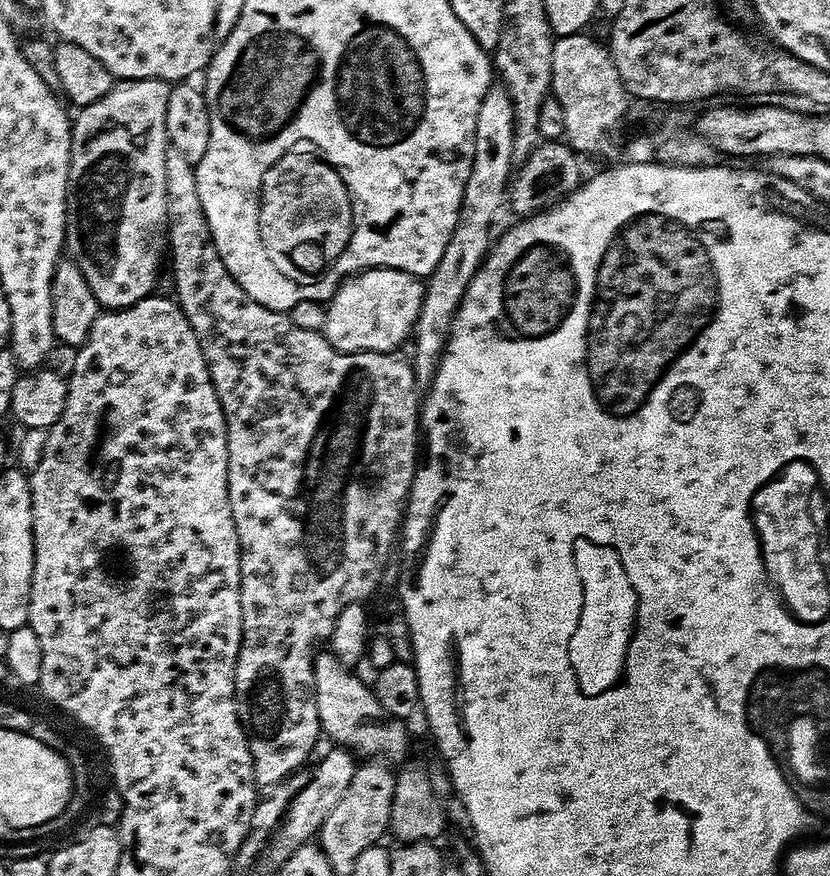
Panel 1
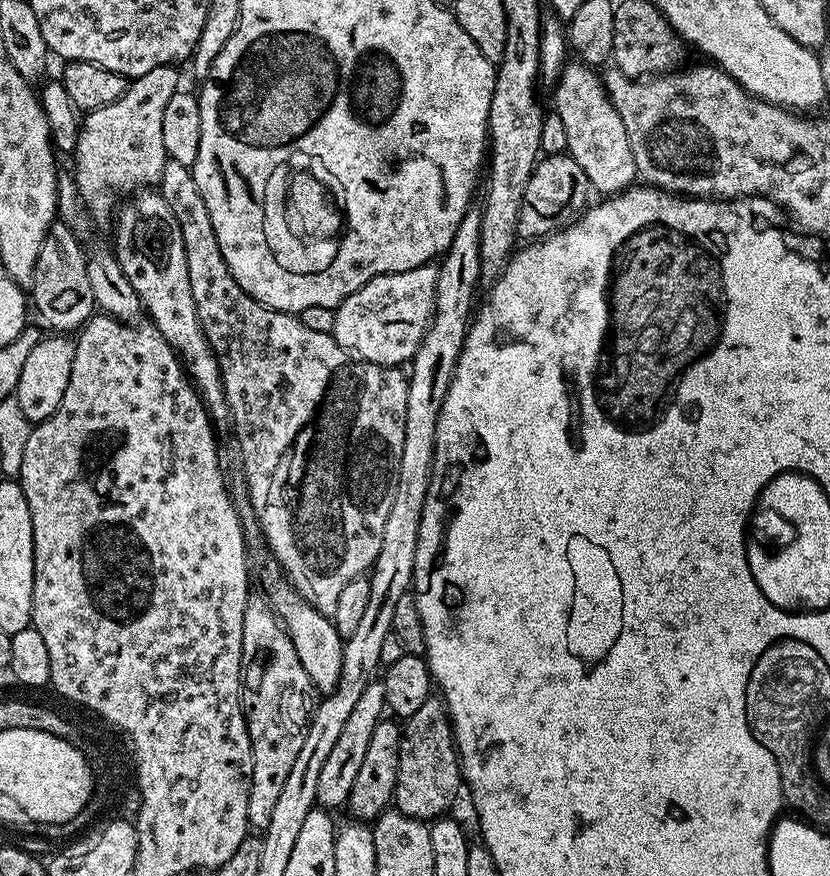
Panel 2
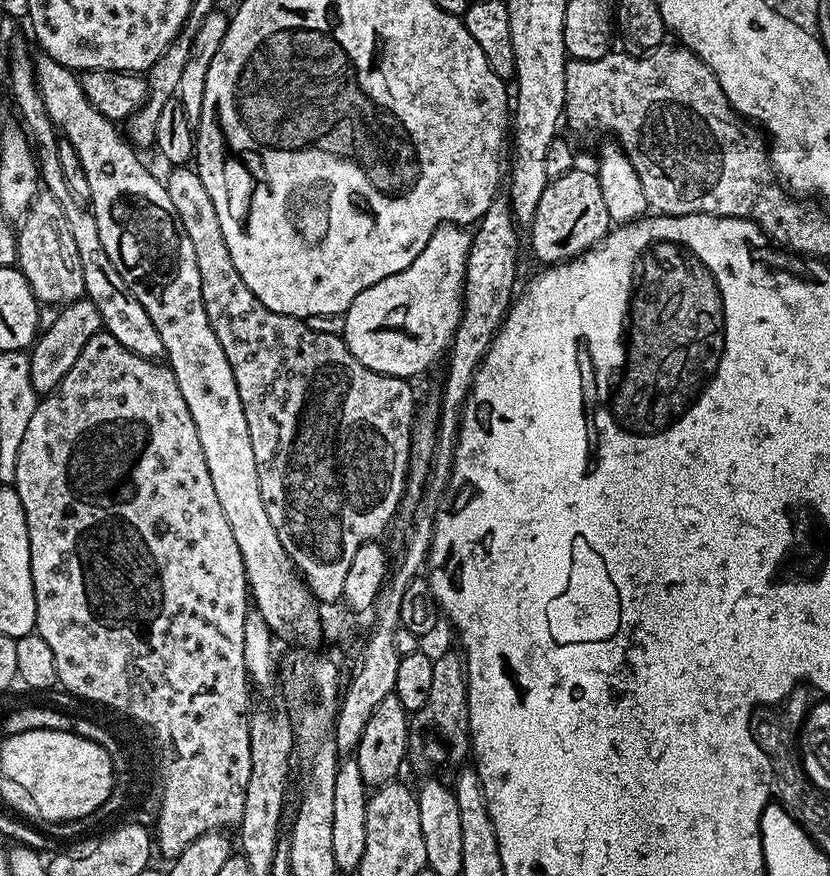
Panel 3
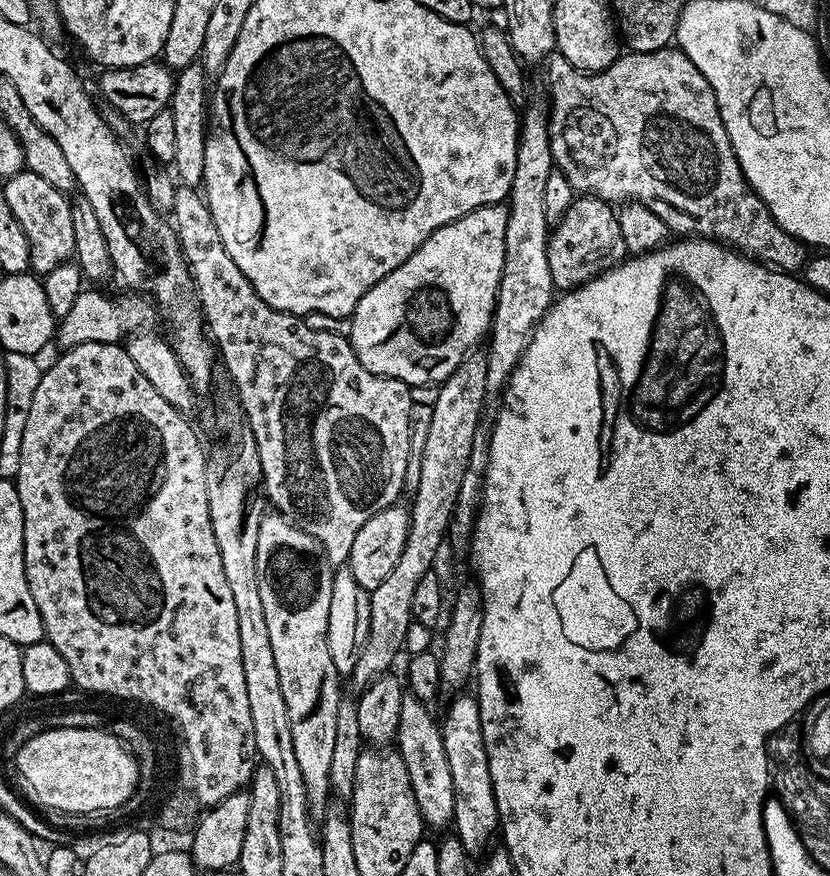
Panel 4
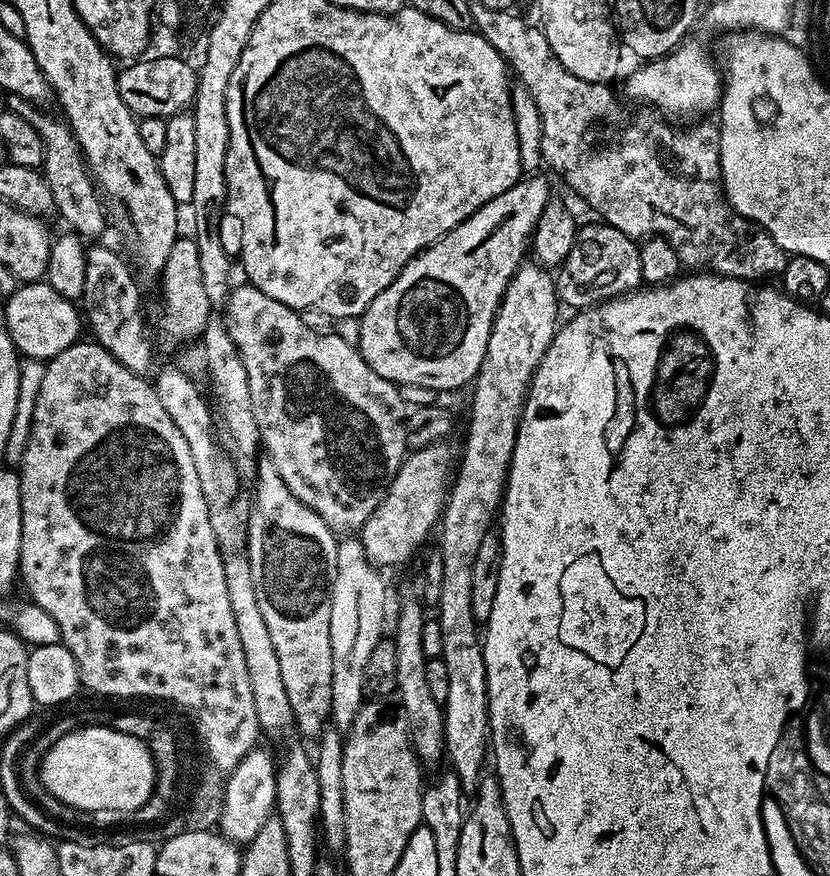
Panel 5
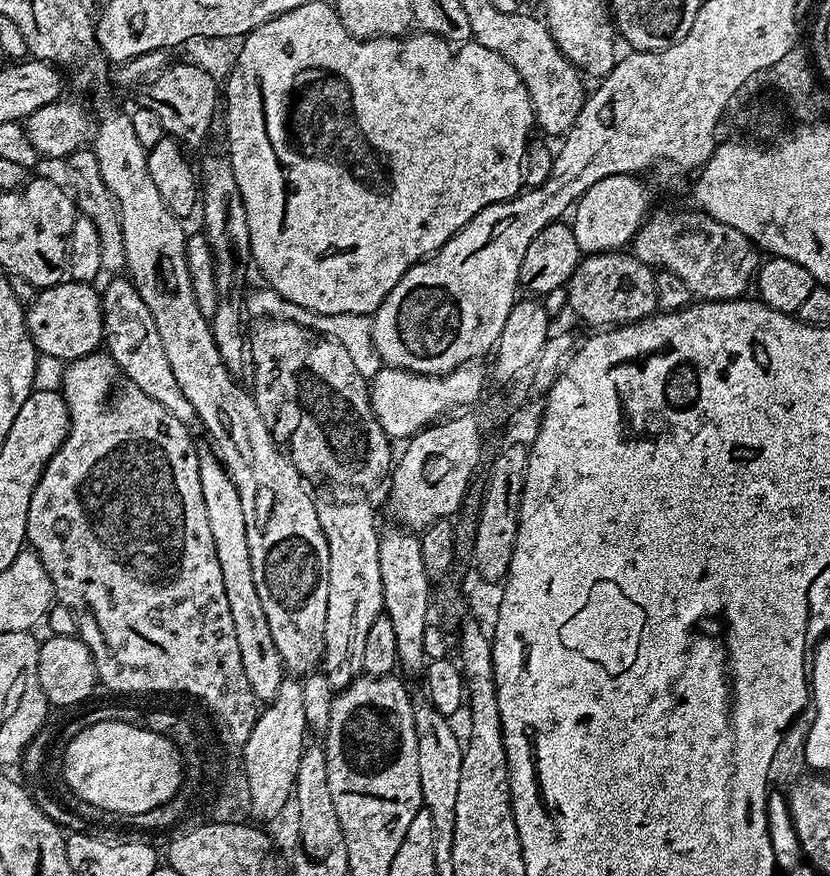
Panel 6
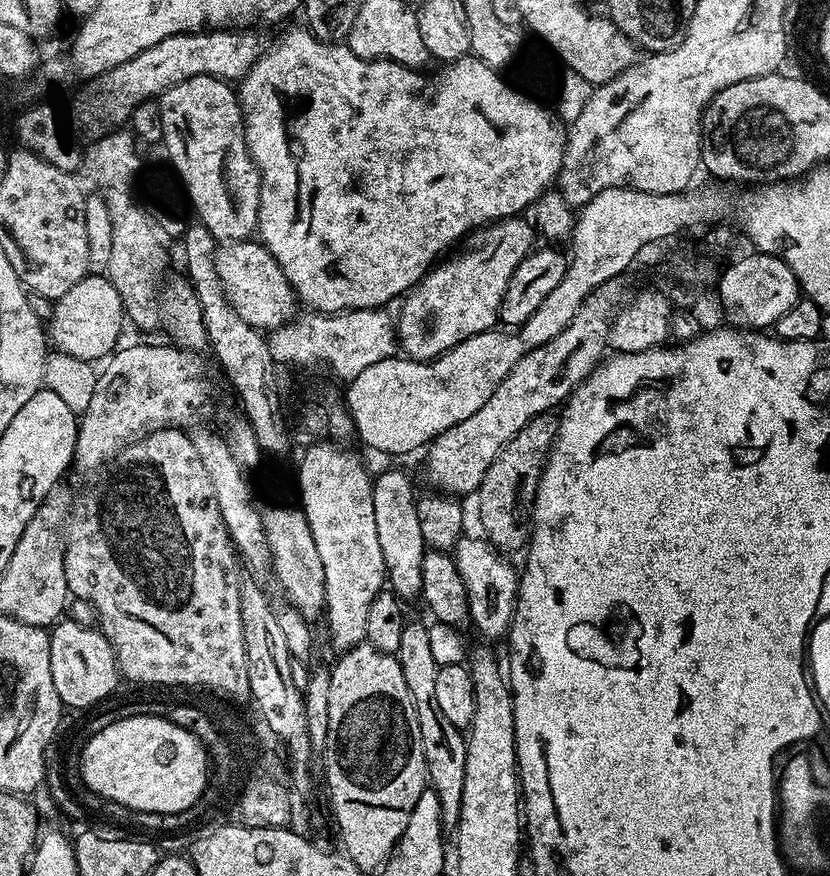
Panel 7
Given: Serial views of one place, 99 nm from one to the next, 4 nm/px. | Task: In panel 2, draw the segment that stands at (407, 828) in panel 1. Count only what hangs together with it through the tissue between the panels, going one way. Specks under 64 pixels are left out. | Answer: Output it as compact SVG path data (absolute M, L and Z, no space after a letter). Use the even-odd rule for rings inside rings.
M429 698L422 702L421 708L410 714L400 729L400 757L396 771L395 811L406 814L415 820L431 822L441 819L452 808L456 795L462 792L462 773L460 770L460 754L456 751L456 739L452 733L452 719L448 716L448 707L443 699Z

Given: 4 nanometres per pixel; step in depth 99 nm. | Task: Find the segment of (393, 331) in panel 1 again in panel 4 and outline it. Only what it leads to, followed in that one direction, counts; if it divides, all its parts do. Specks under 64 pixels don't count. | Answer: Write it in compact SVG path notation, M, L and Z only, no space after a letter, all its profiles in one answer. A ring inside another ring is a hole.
M503 203L487 204L454 223L442 226L386 278L382 278L358 302L352 311L350 343L358 362L379 376L401 380L403 384L443 384L454 370L485 339L492 326L496 295L500 289L502 266L506 254L507 207Z

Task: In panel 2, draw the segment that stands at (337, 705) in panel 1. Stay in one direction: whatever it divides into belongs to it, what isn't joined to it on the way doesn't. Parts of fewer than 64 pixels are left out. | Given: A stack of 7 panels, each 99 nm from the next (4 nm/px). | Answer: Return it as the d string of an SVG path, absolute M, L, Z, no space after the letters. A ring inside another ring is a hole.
M268 558L260 568L260 584L263 595L269 604L272 605L272 611L287 630L289 638L294 642L294 650L298 650L298 662L302 662L302 666L306 670L308 677L312 679L313 689L320 694L327 694L334 690L334 686L338 682L338 678L342 674L342 650L344 649L345 637L338 634L338 630L332 625L331 619L323 616L314 606L310 606L305 600L298 595L296 589L288 583L281 567L275 560Z

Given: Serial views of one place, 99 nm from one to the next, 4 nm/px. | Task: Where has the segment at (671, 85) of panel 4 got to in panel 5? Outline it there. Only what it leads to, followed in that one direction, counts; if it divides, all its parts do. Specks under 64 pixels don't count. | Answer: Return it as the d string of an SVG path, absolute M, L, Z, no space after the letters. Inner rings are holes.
M479 2L472 4L472 23L475 31L480 33L482 38L486 38L486 42L490 42L490 46L494 46L494 50L498 50L498 54L504 59L504 63L508 65L511 75L515 77L519 83L524 84L526 90L530 92L530 98L534 98L534 103L538 106L538 115L541 118L542 138L541 138L541 158L543 163L554 171L560 172L560 176L589 204L592 208L597 208L601 212L603 219L609 224L613 224L618 230L622 230L622 234L633 238L648 238L653 234L660 233L668 237L672 241L672 245L676 247L680 254L681 261L685 265L688 264L692 270L707 270L709 273L717 276L733 276L739 280L750 280L753 282L767 281L767 276L783 277L786 266L790 259L787 252L782 250L782 246L778 246L778 242L774 242L774 238L770 238L770 234L765 228L754 223L752 220L740 216L728 204L728 200L724 197L724 185L720 182L720 130L715 123L704 124L708 122L692 122L687 126L677 126L675 123L669 122L665 117L657 114L652 110L640 110L636 117L629 122L624 128L624 133L620 136L617 144L609 146L605 152L595 152L592 144L588 141L588 131L595 126L599 120L604 120L612 112L612 107L616 104L616 96L611 92L608 84L595 84L590 81L583 81L582 78L576 78L574 74L570 74L562 62L558 60L554 54L554 50L550 50L550 46L546 42L543 31L539 27L527 24L520 16L515 16L515 11L509 10L490 10L486 6L482 6Z

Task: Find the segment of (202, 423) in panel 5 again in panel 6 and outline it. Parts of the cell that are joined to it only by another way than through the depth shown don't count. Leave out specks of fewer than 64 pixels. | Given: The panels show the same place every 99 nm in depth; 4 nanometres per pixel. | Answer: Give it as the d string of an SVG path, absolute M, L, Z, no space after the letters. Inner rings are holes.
M215 454L201 455L198 462L198 474L202 482L202 498L206 502L206 518L210 518L210 534L214 534L214 546L218 554L218 566L222 566L222 586L226 586L226 602L230 602L230 615L234 617L234 632L238 634L238 650L242 654L242 670L246 670L246 680L250 682L250 690L256 696L257 701L271 702L278 694L279 684L286 677L286 669L282 658L278 654L278 646L274 646L274 637L270 634L270 625L266 622L266 614L262 611L262 601L258 598L258 589L254 586L254 570L250 570L250 550L246 546L246 518L242 514L242 498L238 498L238 490L233 480L228 479L228 472L220 462L220 457Z

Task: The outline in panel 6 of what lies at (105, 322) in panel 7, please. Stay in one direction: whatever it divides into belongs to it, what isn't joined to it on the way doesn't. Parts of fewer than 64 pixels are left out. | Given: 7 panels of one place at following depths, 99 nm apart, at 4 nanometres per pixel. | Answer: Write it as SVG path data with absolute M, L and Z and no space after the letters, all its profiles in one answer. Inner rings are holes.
M61 282L52 289L42 288L26 308L28 333L37 349L46 355L75 358L90 354L101 347L104 339L104 310L100 307L100 292L92 284Z

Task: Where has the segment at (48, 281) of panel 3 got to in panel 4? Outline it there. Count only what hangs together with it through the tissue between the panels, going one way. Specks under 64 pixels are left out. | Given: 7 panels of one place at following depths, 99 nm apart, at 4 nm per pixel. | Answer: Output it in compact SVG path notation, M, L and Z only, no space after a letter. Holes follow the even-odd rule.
M27 170L7 177L3 181L2 191L6 194L10 214L18 218L26 234L26 242L30 246L31 271L36 274L53 272L54 269L69 263L76 250L71 199L54 186L50 186L46 178L38 178L38 174Z

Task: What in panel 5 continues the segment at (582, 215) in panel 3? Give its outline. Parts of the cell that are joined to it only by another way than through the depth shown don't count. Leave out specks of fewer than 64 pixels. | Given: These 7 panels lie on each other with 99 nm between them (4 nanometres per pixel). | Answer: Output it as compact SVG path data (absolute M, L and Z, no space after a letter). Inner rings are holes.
M599 222L600 224L588 224L579 229L576 241L566 254L560 267L555 269L556 294L561 305L572 307L572 310L593 308L596 304L602 304L605 300L612 300L615 296L637 291L642 284L642 262L640 261L640 249L637 241L631 236L622 234L613 224Z

